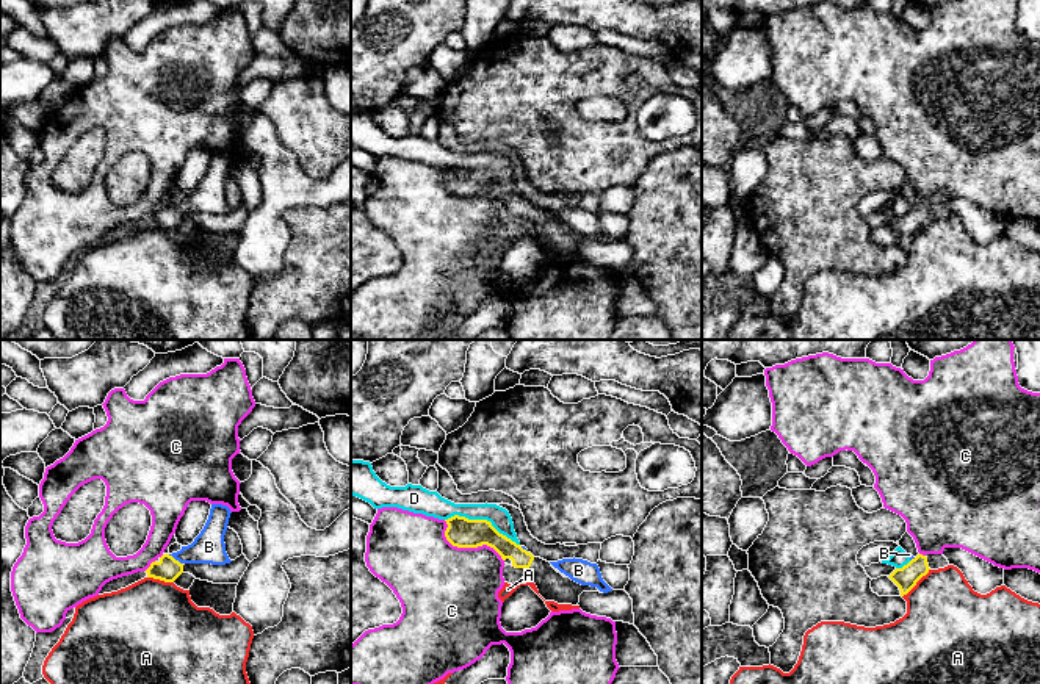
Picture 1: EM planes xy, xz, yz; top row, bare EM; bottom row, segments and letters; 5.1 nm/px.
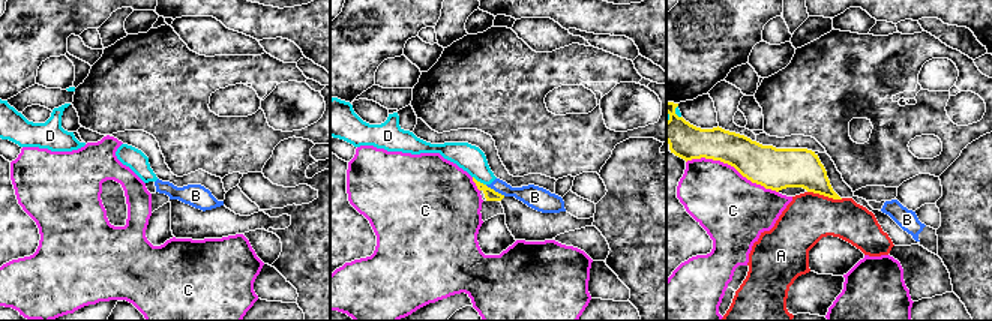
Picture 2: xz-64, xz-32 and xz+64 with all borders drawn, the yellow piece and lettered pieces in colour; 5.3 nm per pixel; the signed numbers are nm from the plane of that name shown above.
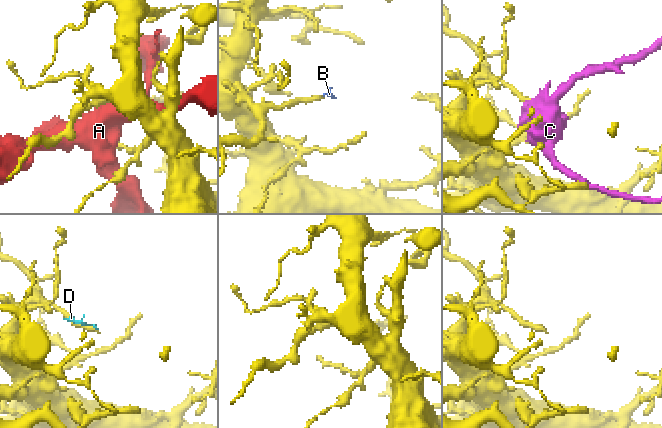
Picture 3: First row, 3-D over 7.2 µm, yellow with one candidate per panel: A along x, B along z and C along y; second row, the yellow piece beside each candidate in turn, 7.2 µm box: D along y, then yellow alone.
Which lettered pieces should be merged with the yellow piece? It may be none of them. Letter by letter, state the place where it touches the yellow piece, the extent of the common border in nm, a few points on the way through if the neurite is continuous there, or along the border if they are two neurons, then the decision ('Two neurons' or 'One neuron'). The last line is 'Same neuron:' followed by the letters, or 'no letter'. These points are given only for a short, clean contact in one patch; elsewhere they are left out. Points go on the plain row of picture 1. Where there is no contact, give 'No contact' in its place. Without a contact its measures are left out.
A: Touches yellow at yz (917, 230). Shared border 200 nm. Two neurons
B: Touches yellow at xy (174, 208). Shared border 90 nm. Boundary: xy (168, 204), (182, 213). Two neurons
C: Touches yellow at xz (467, 196). Shared border 380 nm. Two neurons
D: Touches yellow at xz (483, 169). Shared border 400 nm. Two neurons
Same neuron: no letter

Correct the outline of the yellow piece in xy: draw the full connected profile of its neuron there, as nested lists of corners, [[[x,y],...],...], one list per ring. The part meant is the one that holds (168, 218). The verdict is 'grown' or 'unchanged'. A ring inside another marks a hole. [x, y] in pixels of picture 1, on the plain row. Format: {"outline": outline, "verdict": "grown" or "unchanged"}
{"outline": [[[163,203],[158,211],[150,213],[146,222],[147,227],[174,232],[183,222],[183,213],[169,203]]], "verdict": "unchanged"}

